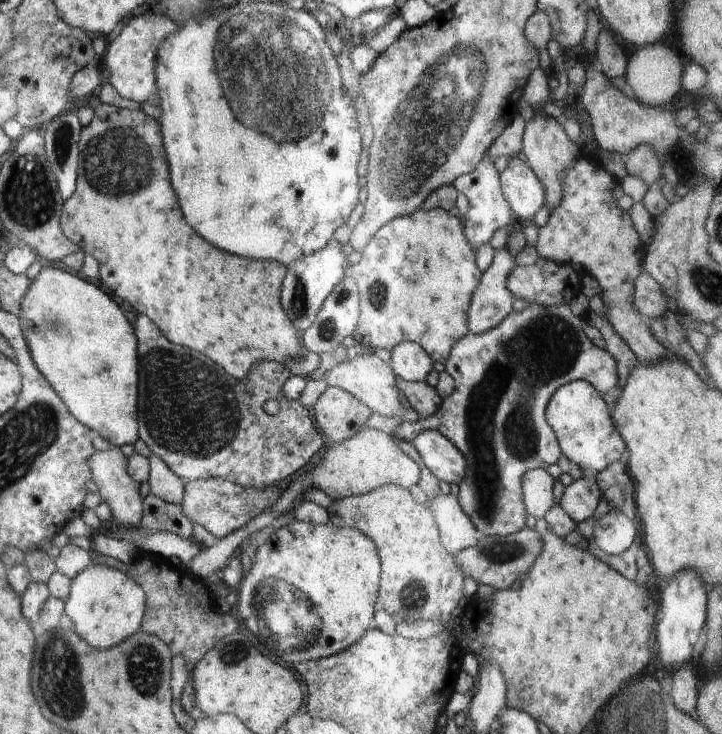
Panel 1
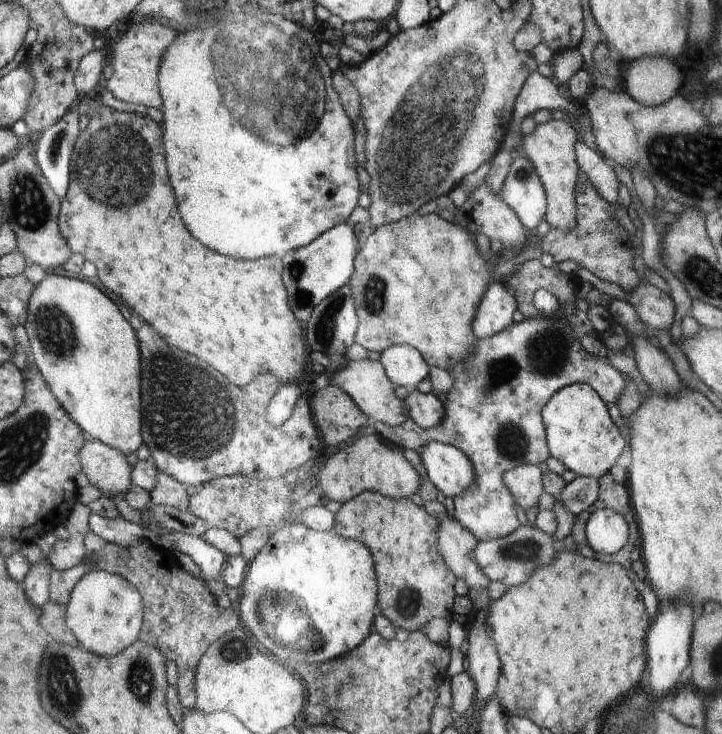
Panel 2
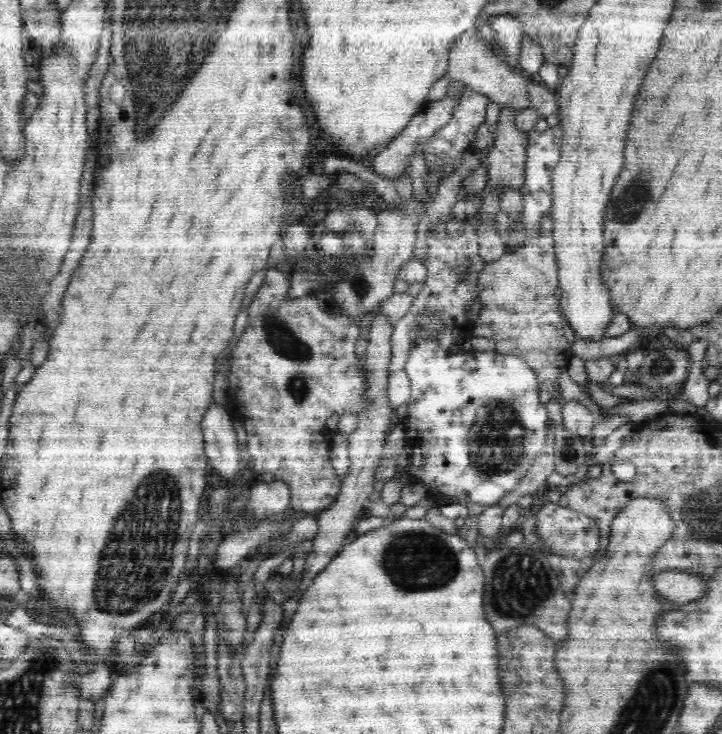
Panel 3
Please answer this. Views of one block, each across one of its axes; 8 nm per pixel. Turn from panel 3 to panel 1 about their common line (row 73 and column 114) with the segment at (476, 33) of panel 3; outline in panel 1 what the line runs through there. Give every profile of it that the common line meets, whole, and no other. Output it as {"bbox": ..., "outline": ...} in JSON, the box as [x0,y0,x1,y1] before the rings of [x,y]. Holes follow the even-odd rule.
{"bbox":[88,447,143,529],"outline":[[[120,447],[110,448],[104,452],[97,451],[92,454],[88,462],[92,470],[92,481],[98,487],[102,501],[112,510],[113,523],[124,528],[138,529],[143,514],[143,499],[139,494],[139,485],[128,475],[127,457]]]}

